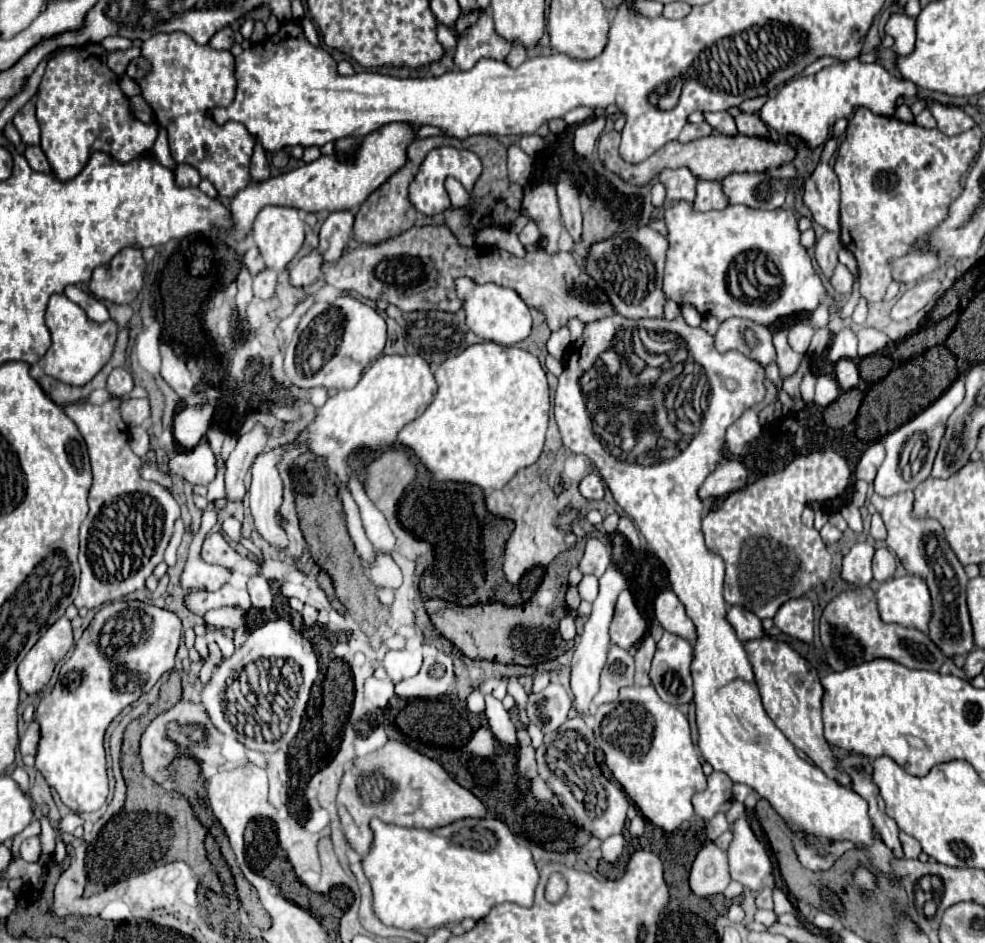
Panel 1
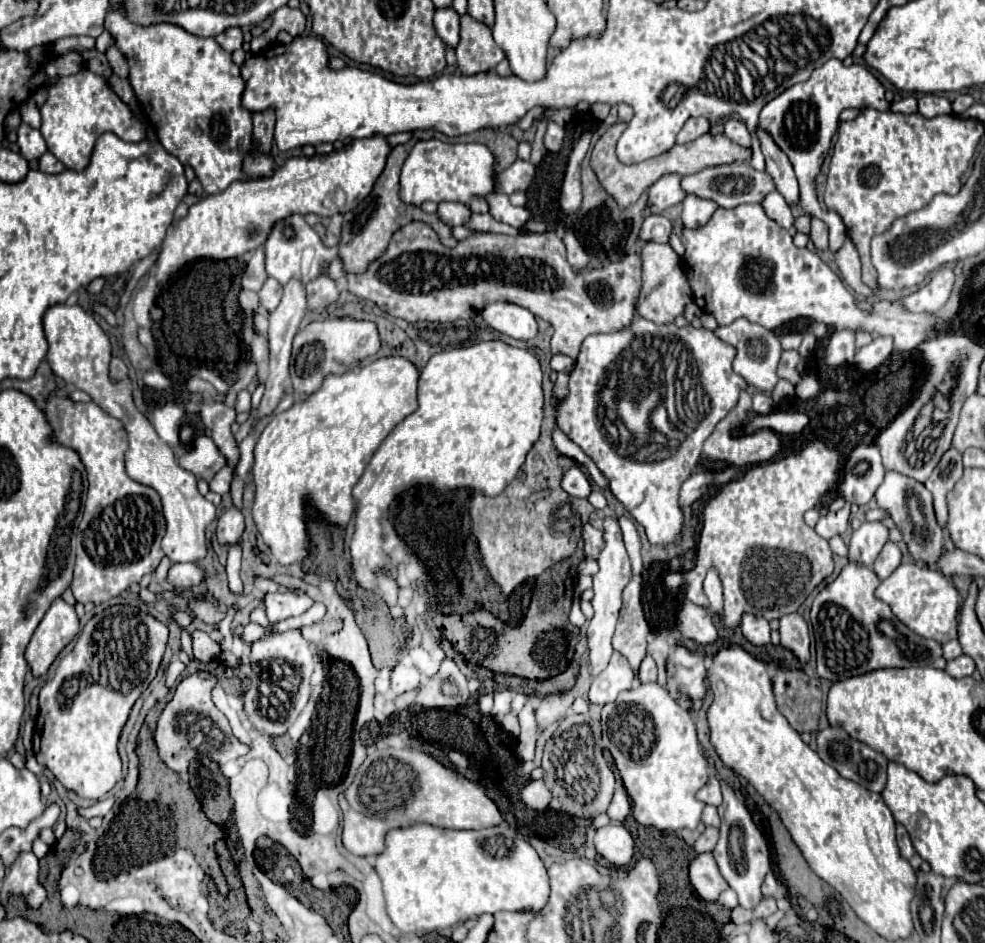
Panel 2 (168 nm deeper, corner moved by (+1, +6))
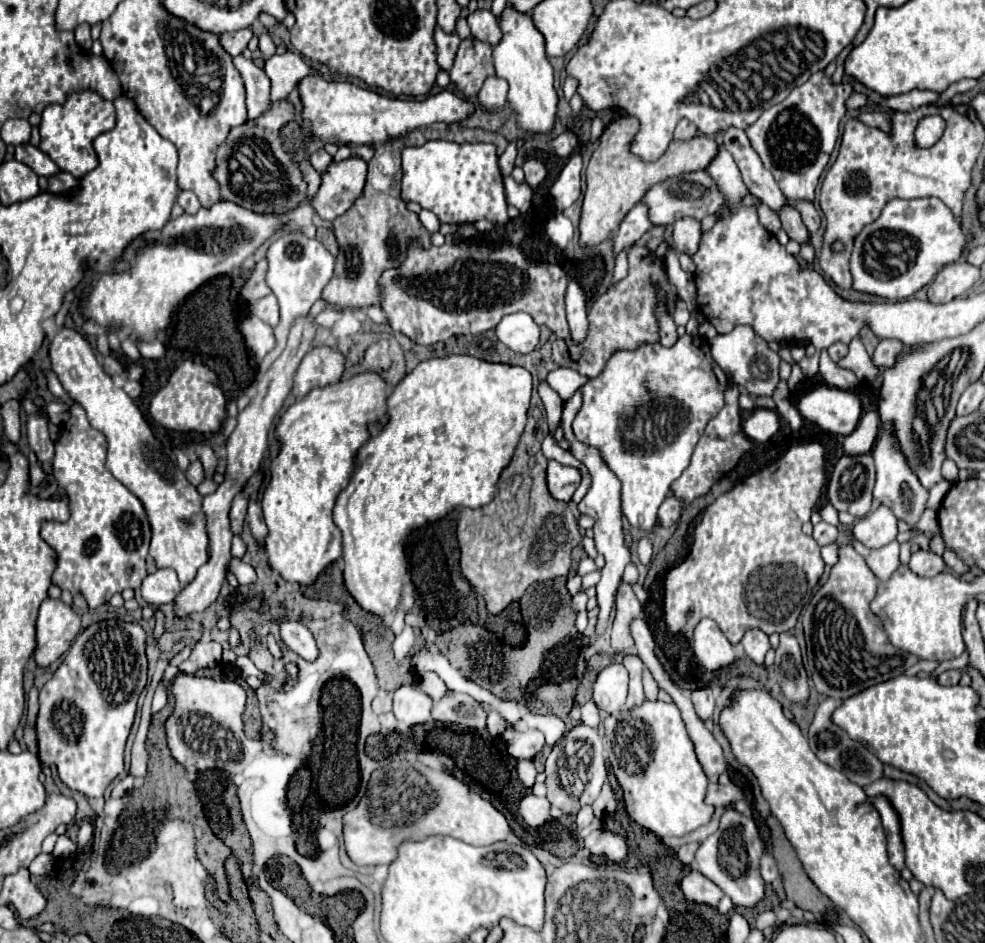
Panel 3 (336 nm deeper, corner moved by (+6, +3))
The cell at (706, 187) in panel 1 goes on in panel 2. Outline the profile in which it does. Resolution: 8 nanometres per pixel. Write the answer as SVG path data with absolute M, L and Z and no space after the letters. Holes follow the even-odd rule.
M687 195L685 201L683 201L683 213L681 213L681 219L683 219L683 225L685 227L701 227L709 221L709 217L715 213L717 205L713 205L713 201L705 201L703 197L693 197L693 195Z

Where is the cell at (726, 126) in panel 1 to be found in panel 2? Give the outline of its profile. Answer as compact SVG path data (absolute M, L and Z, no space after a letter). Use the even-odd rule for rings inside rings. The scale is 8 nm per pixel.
M727 117L723 121L723 127L725 127L725 135L735 141L737 145L743 145L743 147L751 147L751 135L749 131L745 129L745 123L739 121L739 119L733 119L733 117Z

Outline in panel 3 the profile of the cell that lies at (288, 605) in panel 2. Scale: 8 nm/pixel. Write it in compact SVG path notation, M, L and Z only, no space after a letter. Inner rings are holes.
M284 620L280 622L280 636L284 640L284 644L296 652L298 656L302 656L308 662L314 662L318 658L318 646L316 640L312 636L312 632L300 624L300 622L292 622L292 620Z

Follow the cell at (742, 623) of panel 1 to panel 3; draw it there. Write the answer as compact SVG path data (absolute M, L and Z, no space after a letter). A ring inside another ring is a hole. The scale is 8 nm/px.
M754 628L754 630L746 632L746 636L742 640L742 648L750 660L754 660L756 664L764 664L764 656L770 650L770 642L762 630Z

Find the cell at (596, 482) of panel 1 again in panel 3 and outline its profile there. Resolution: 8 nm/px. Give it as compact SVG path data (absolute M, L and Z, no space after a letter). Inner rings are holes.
M548 460L548 468L546 468L546 484L548 490L552 494L552 498L560 500L560 502L568 502L574 494L574 490L580 486L580 472L572 466L564 466L556 460Z

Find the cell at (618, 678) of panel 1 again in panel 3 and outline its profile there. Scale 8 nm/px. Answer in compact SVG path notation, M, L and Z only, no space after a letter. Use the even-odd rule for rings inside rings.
M620 662L604 668L594 684L594 702L600 710L616 714L622 710L628 694L628 672Z

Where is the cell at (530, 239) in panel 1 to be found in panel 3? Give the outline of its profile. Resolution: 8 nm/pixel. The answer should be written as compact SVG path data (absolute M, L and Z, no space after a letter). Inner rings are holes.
M430 140L420 148L404 148L402 170L402 198L406 202L418 202L422 208L434 212L442 224L474 224L478 220L490 220L504 226L508 222L504 184L494 144L456 144L446 140Z

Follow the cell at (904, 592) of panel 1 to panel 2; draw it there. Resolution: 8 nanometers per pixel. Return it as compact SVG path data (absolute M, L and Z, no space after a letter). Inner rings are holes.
M903 563L891 573L891 577L881 581L875 595L877 599L885 601L897 615L897 619L903 621L917 635L925 639L935 639L941 645L957 639L957 609L963 599L959 597L953 581L943 573L915 563Z

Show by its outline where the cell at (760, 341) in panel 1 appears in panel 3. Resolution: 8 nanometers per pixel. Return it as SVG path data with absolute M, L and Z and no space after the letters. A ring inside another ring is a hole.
M736 326L728 334L718 334L714 340L710 340L710 350L714 362L724 370L728 380L732 384L744 386L750 396L772 396L776 390L780 376L778 376L778 366L780 366L780 356L772 352L766 344L764 338L760 338L752 328L748 326Z

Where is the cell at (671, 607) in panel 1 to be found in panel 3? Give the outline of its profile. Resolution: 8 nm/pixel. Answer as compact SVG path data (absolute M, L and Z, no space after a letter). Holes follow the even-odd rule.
M704 618L694 632L694 656L708 672L716 672L732 666L738 656L728 638L720 632L718 624L710 618Z

